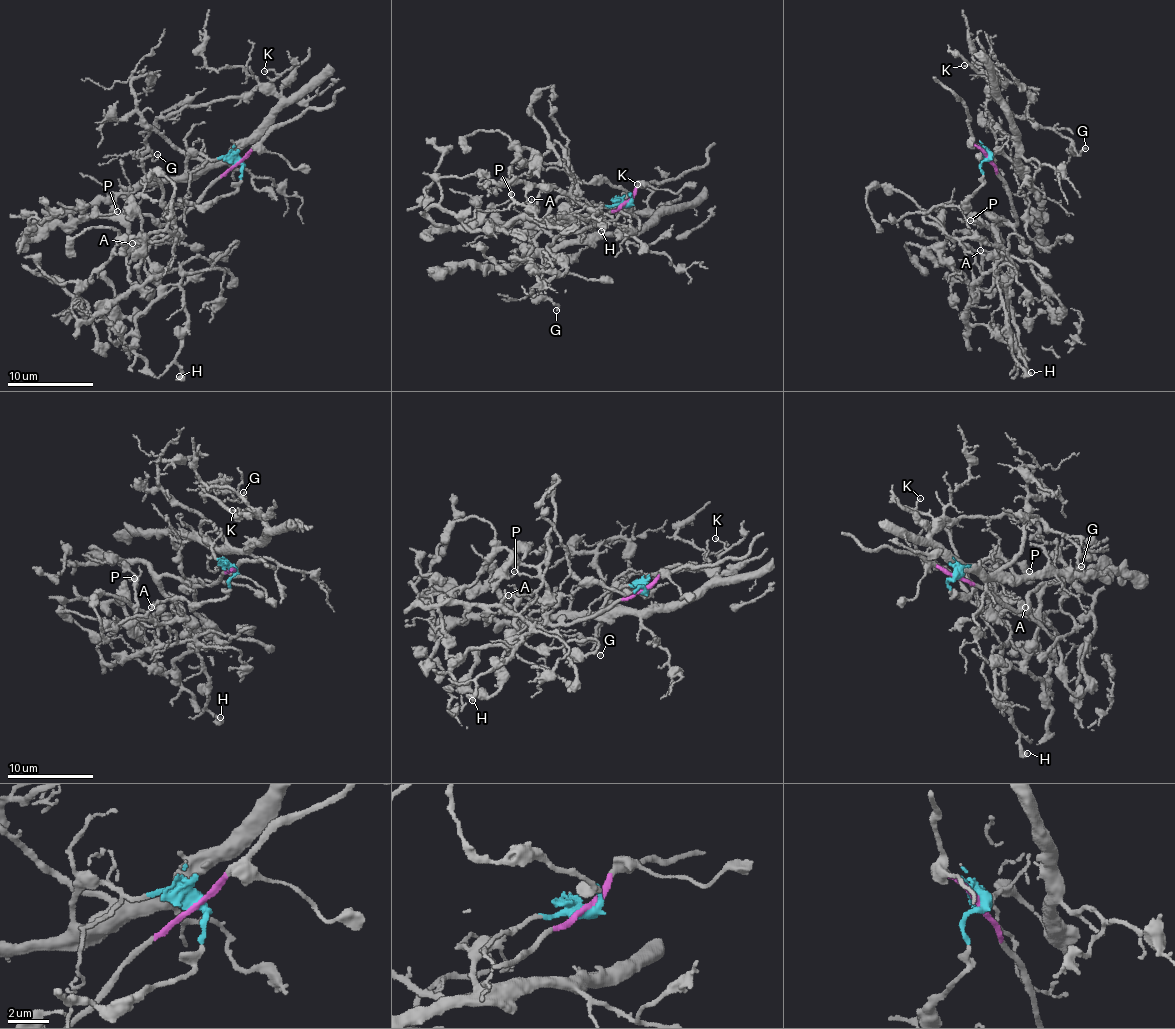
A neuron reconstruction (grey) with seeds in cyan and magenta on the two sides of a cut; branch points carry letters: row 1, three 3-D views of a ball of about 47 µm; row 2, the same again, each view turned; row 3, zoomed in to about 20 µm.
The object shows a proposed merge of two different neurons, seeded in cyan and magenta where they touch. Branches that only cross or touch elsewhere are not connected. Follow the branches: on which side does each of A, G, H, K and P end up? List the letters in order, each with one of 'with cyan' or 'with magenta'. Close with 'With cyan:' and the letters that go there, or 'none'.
A: with magenta
G: with cyan
H: with magenta
K: with cyan
P: with magenta
With cyan: G, K

